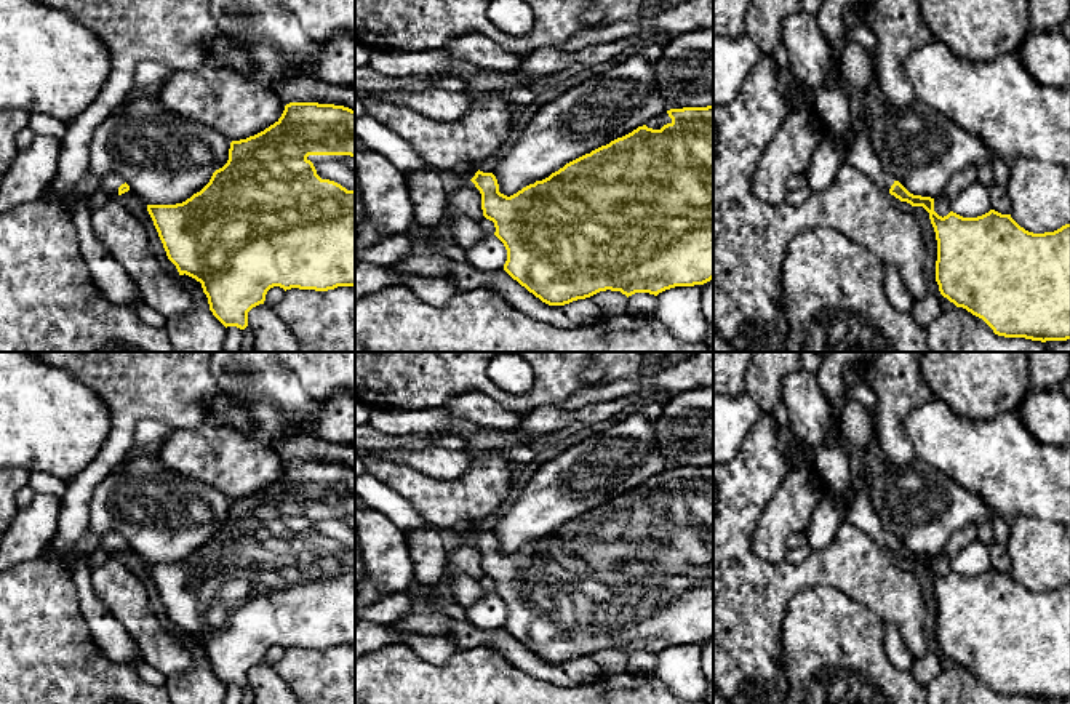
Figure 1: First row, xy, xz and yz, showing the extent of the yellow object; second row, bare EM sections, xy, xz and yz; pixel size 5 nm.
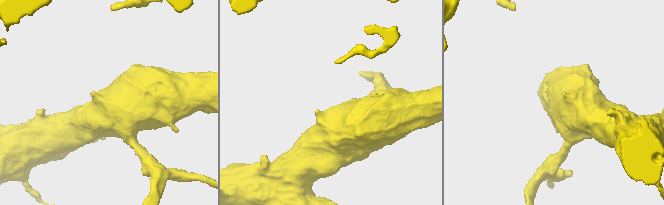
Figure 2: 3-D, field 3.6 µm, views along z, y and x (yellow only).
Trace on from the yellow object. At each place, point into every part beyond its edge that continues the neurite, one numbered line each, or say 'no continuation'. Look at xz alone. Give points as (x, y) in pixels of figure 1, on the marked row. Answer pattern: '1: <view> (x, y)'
1: xz (658, 122)

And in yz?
1: yz (859, 154)

